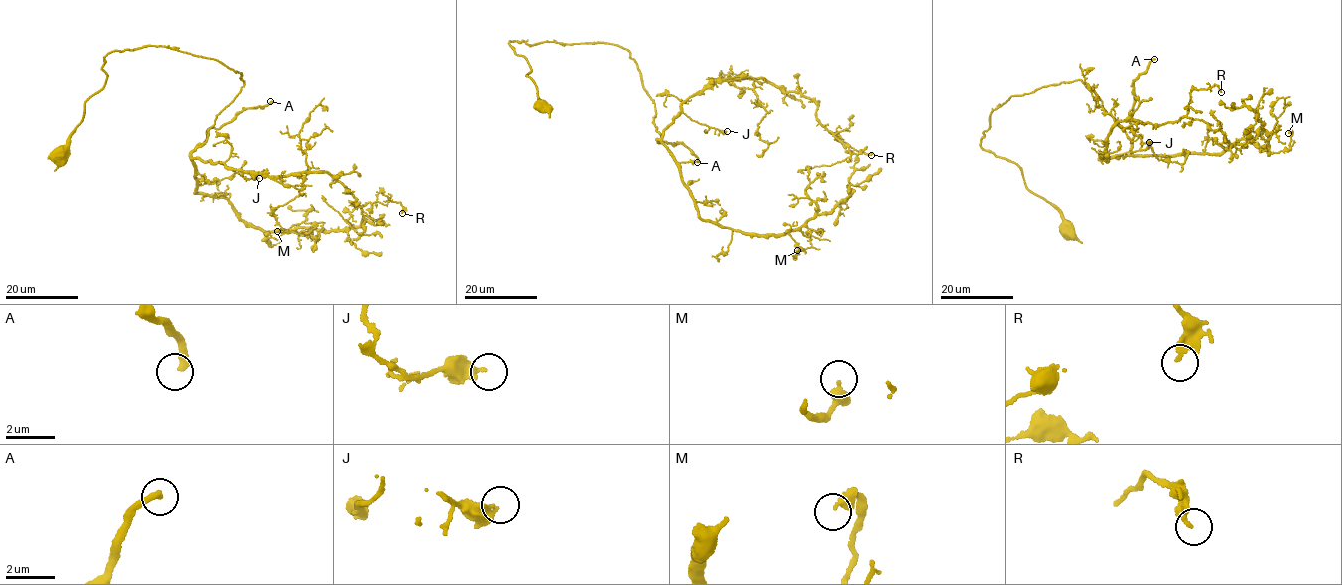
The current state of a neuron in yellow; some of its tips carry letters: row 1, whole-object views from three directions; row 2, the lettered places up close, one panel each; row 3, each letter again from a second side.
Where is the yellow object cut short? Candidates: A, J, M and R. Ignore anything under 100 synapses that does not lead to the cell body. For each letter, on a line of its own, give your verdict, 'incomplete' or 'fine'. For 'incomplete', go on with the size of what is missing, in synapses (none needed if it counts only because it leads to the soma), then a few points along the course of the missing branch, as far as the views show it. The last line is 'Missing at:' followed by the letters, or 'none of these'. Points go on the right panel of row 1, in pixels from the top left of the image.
A: incomplete; 160 synapses; course (1154, 59), (1178, 49), (1211, 53), (1223, 96), (1218, 100), (1210, 134)
J: fine
M: fine
R: fine
Missing at: A

